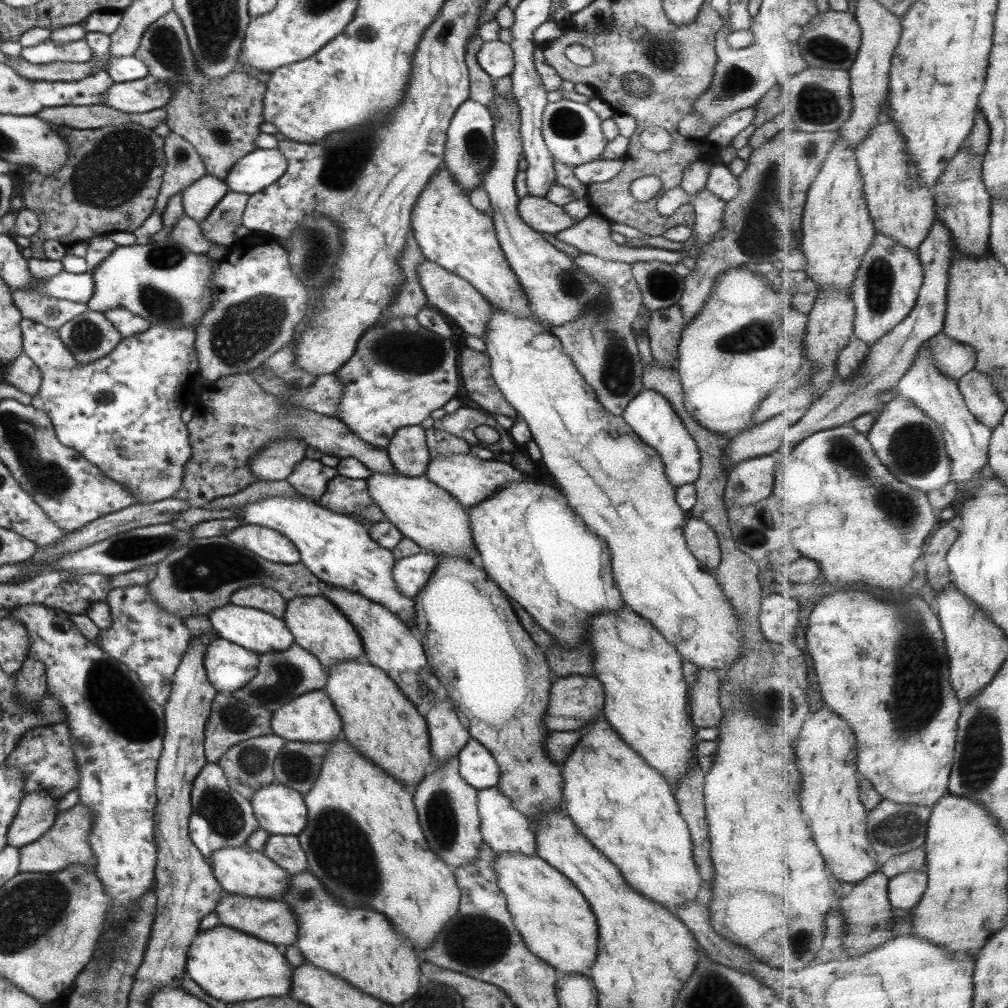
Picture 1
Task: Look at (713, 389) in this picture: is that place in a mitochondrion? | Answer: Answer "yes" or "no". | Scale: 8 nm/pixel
no

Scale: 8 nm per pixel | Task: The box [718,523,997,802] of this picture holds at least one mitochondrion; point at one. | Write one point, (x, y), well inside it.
(918, 694)

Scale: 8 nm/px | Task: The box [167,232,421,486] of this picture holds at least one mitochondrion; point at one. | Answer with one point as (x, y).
(240, 334)

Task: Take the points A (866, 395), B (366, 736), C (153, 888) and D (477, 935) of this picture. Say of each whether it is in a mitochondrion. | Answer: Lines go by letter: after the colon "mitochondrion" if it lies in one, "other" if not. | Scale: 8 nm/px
A: other
B: other
C: other
D: mitochondrion

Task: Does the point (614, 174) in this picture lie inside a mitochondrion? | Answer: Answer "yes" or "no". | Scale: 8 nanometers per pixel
no

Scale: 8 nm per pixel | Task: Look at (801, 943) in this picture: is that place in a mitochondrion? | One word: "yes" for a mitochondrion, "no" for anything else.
yes

